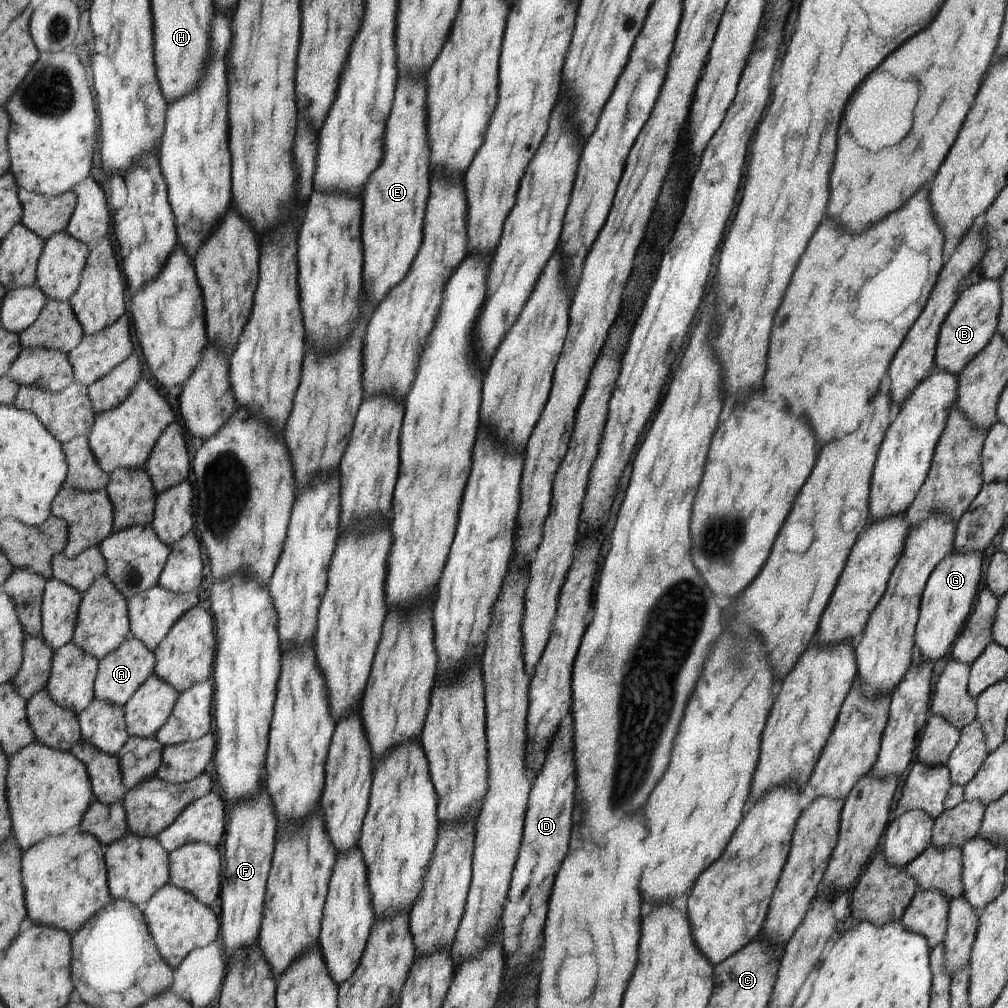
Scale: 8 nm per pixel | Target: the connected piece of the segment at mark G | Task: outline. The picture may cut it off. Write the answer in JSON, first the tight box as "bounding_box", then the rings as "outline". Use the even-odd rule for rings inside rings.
{"bounding_box":[913,549,983,663],"outline":[[[966,549],[964,552],[953,551],[929,574],[920,597],[913,638],[914,646],[919,649],[923,660],[935,663],[955,641],[965,623],[965,618],[969,615],[973,596],[977,594],[977,585],[981,580],[981,564],[983,560],[979,551],[972,549]]]}

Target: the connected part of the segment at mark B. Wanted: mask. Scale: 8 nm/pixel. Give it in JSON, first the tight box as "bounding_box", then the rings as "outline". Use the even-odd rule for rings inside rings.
{"bounding_box":[933,279,999,375],"outline":[[[981,279],[978,283],[961,291],[939,326],[939,336],[937,336],[937,346],[933,358],[934,367],[938,370],[945,370],[949,374],[959,375],[961,370],[985,348],[985,344],[995,334],[999,310],[998,280]],[[983,308],[985,308],[987,316],[979,318]]]}

